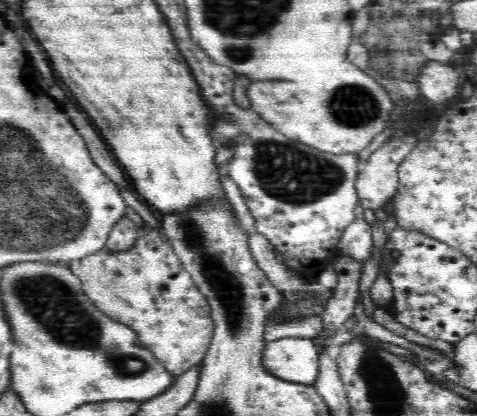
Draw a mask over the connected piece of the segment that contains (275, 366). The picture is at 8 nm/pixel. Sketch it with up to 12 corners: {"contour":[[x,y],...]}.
{"contour":[[312,338],[267,342],[259,364],[290,383],[314,384],[319,354]]}

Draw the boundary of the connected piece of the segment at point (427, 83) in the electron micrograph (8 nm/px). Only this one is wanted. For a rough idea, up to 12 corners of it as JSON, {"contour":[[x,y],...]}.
{"contour":[[428,61],[415,83],[426,100],[441,104],[460,94],[460,74]]}

